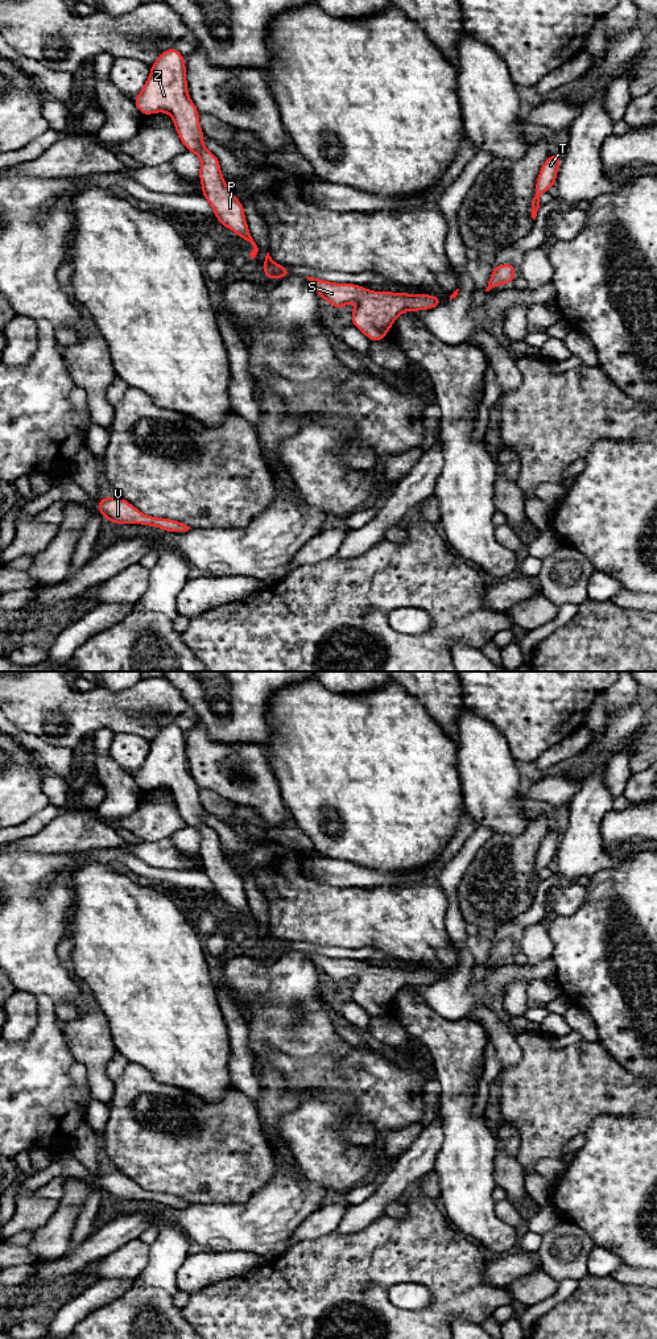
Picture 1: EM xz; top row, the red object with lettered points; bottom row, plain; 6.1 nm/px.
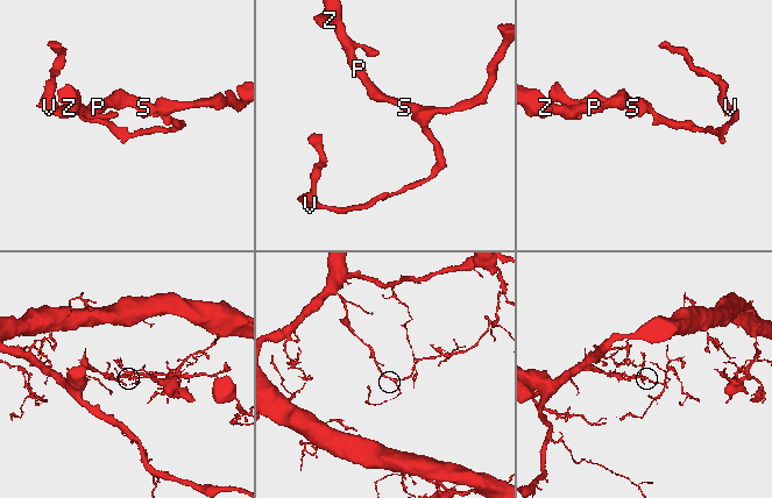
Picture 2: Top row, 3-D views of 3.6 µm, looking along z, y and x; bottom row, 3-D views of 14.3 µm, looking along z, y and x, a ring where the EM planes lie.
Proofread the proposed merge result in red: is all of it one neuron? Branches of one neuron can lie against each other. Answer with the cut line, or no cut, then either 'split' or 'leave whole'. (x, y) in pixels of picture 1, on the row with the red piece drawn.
no cut | leave whole

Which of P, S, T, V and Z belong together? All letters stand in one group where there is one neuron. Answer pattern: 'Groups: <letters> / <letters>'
Groups: P S T V Z

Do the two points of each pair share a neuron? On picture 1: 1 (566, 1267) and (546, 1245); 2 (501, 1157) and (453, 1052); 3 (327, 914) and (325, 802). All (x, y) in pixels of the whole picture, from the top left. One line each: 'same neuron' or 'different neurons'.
1: same neuron
2: different neurons
3: different neurons

